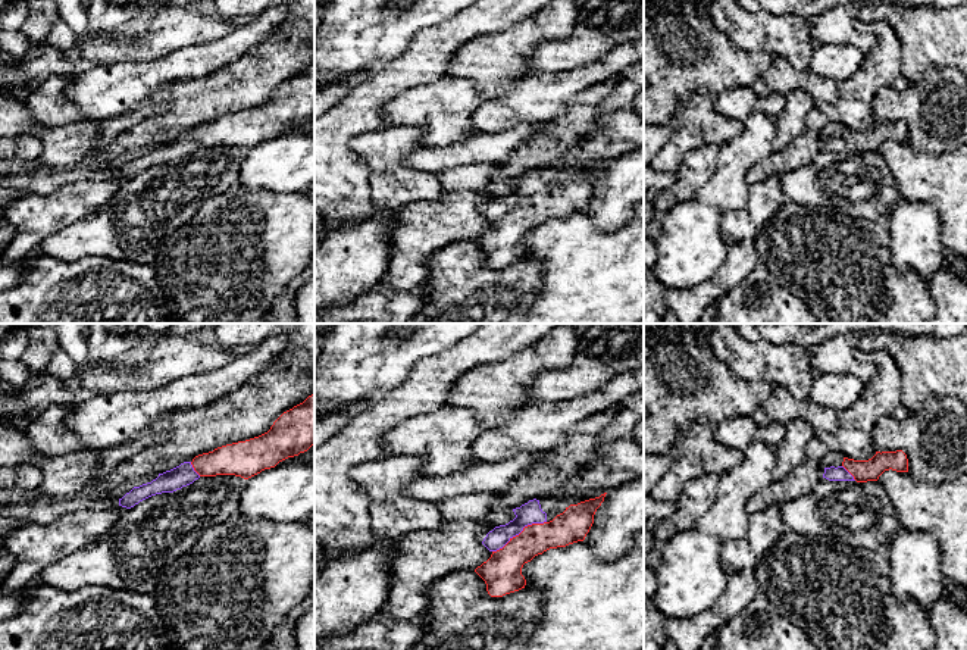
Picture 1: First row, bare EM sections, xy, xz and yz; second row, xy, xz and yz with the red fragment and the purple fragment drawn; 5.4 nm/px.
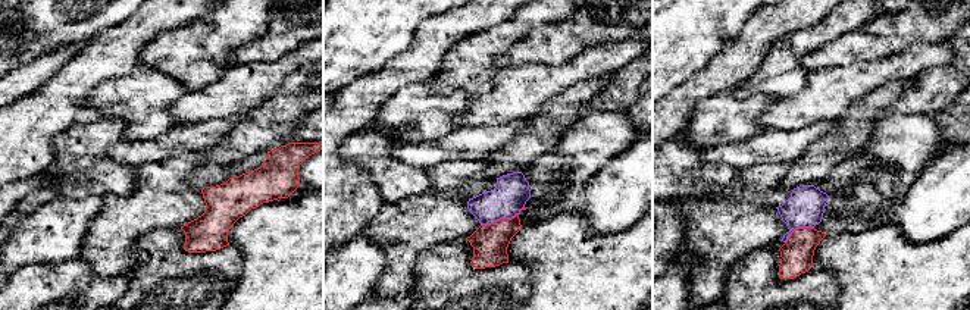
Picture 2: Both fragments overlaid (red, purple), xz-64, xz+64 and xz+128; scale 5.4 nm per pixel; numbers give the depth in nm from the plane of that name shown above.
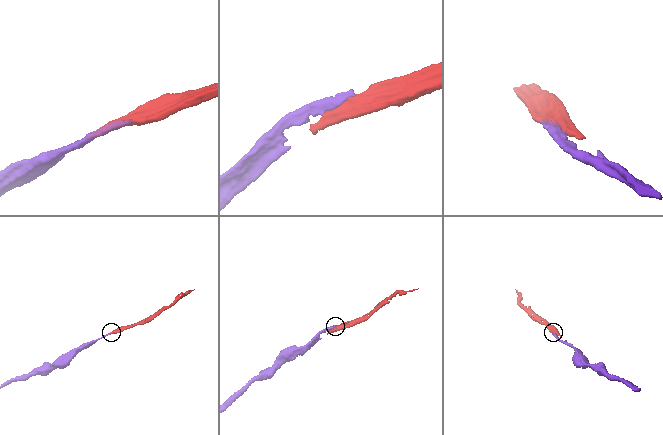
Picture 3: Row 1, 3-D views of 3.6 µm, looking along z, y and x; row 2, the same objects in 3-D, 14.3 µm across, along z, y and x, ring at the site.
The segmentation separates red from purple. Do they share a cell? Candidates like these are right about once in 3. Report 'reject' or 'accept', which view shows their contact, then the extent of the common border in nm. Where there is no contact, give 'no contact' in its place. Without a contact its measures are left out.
accept; meets red in xz; contact 340 nm long

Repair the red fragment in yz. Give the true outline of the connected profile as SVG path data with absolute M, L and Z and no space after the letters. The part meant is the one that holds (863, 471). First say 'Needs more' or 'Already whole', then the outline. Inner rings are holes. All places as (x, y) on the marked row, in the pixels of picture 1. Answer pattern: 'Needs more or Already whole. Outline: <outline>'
Needs more. Outline: M902 450L876 451L869 460L844 457L841 466L824 468L823 478L829 481L877 481L885 471L908 472L908 459Z

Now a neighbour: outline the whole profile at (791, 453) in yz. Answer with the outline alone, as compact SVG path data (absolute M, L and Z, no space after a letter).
M797 419L785 425L785 437L774 449L777 463L773 472L773 479L780 481L792 471L799 468L807 460L807 444L810 443L814 429L805 421Z

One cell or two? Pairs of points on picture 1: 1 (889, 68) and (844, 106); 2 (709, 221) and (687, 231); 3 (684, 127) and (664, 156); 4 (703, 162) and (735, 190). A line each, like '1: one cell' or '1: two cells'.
1: one cell
2: one cell
3: one cell
4: two cells

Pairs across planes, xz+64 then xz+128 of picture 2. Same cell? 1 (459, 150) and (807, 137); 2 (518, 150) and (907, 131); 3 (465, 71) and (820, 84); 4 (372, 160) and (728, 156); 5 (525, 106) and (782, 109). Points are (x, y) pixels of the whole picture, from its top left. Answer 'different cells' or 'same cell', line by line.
1: same cell
2: different cells
3: different cells
4: different cells
5: same cell

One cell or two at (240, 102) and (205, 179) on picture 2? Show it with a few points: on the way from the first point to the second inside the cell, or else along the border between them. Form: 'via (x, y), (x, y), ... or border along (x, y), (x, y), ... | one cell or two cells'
border along (272, 97), (243, 116) | two cells

